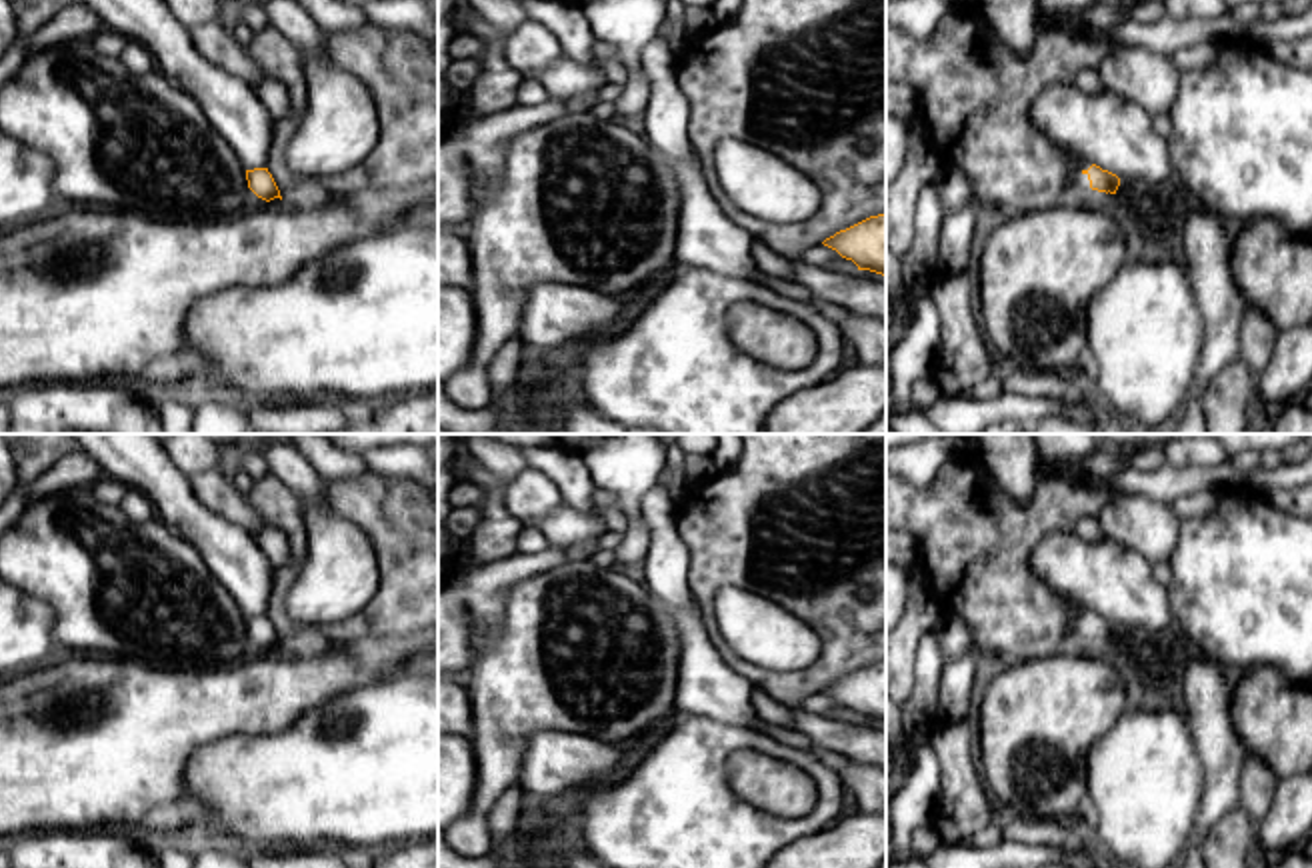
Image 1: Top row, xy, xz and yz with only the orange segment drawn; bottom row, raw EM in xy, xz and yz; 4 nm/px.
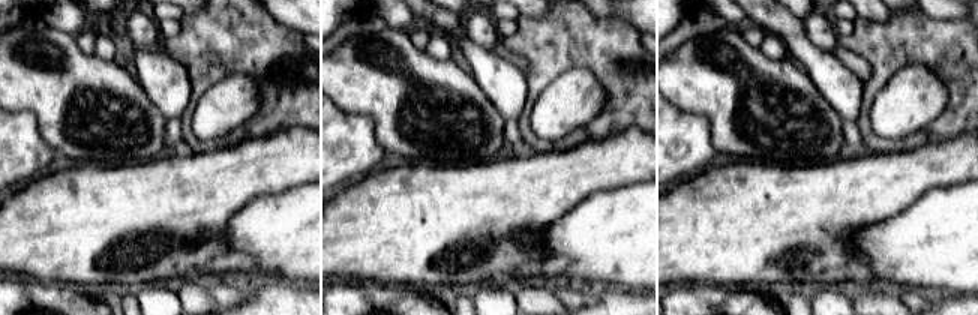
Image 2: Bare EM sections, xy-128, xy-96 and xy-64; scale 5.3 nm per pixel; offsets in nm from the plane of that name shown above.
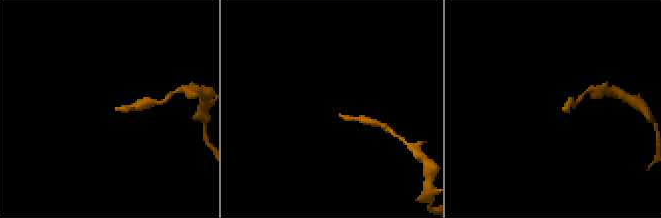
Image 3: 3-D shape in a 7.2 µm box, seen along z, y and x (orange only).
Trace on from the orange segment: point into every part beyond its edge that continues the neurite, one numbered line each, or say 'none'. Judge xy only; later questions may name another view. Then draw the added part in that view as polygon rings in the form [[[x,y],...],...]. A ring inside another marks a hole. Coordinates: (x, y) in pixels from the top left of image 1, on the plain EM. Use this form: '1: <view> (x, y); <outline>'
1: xy (250, 648); [[[246,632],[246,642],[244,642],[244,658],[246,660],[258,658],[258,656],[268,656],[268,654],[274,654],[278,650],[280,650],[280,646],[274,646],[270,650],[258,646]]]

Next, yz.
1: yz (1078, 636); [[[1080,608],[1074,612],[1070,620],[1070,630],[1066,636],[1068,648],[1076,648],[1086,656],[1112,660],[1114,658],[1114,642],[1098,640],[1090,636],[1090,628],[1086,618],[1092,614],[1090,608]]]

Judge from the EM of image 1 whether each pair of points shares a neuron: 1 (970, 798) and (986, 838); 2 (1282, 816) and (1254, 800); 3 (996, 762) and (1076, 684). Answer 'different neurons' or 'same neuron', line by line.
1: different neurons
2: different neurons
3: same neuron

